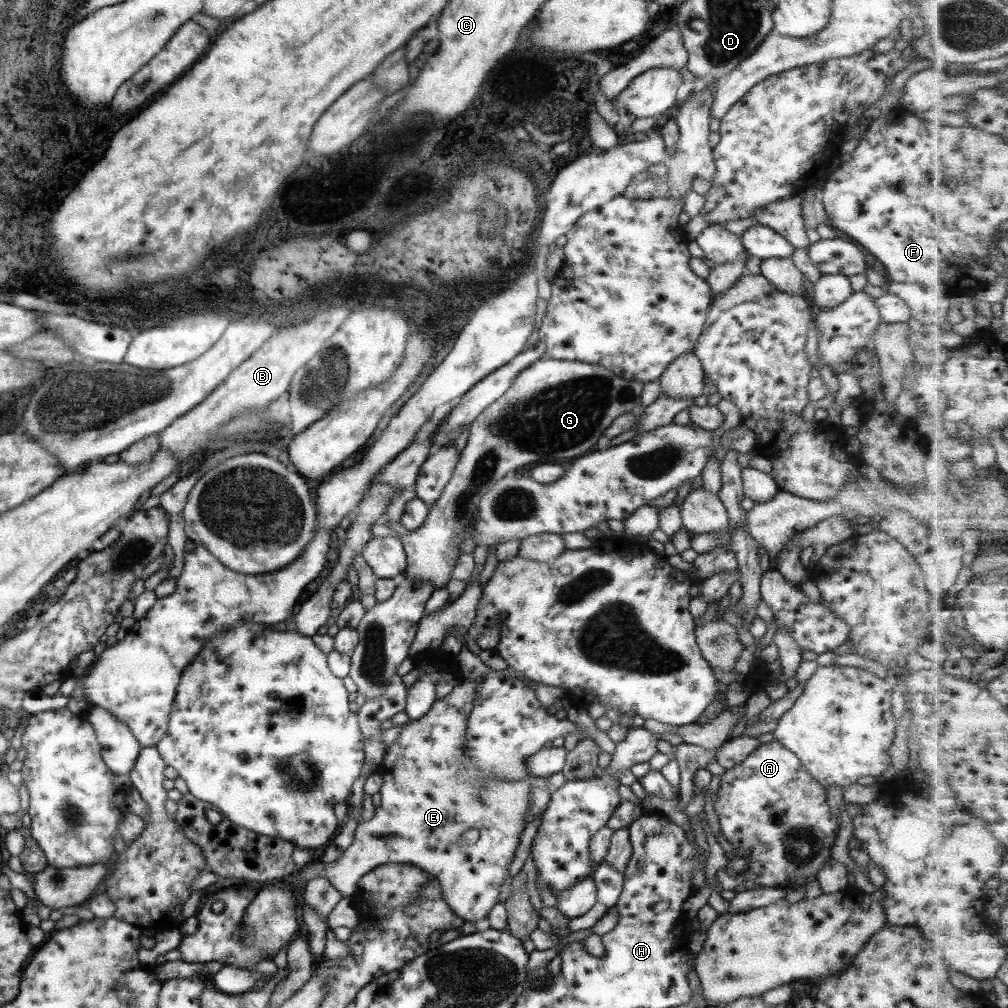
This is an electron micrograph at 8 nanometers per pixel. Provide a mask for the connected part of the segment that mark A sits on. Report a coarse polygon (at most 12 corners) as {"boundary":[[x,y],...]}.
{"boundary":[[776,740],[724,769],[713,811],[751,887],[817,875],[838,819]]}

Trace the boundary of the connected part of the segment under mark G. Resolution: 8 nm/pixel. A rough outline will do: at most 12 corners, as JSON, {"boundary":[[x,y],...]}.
{"boundary":[[538,359],[468,426],[403,575],[445,587],[481,496],[585,454],[641,383]]}

